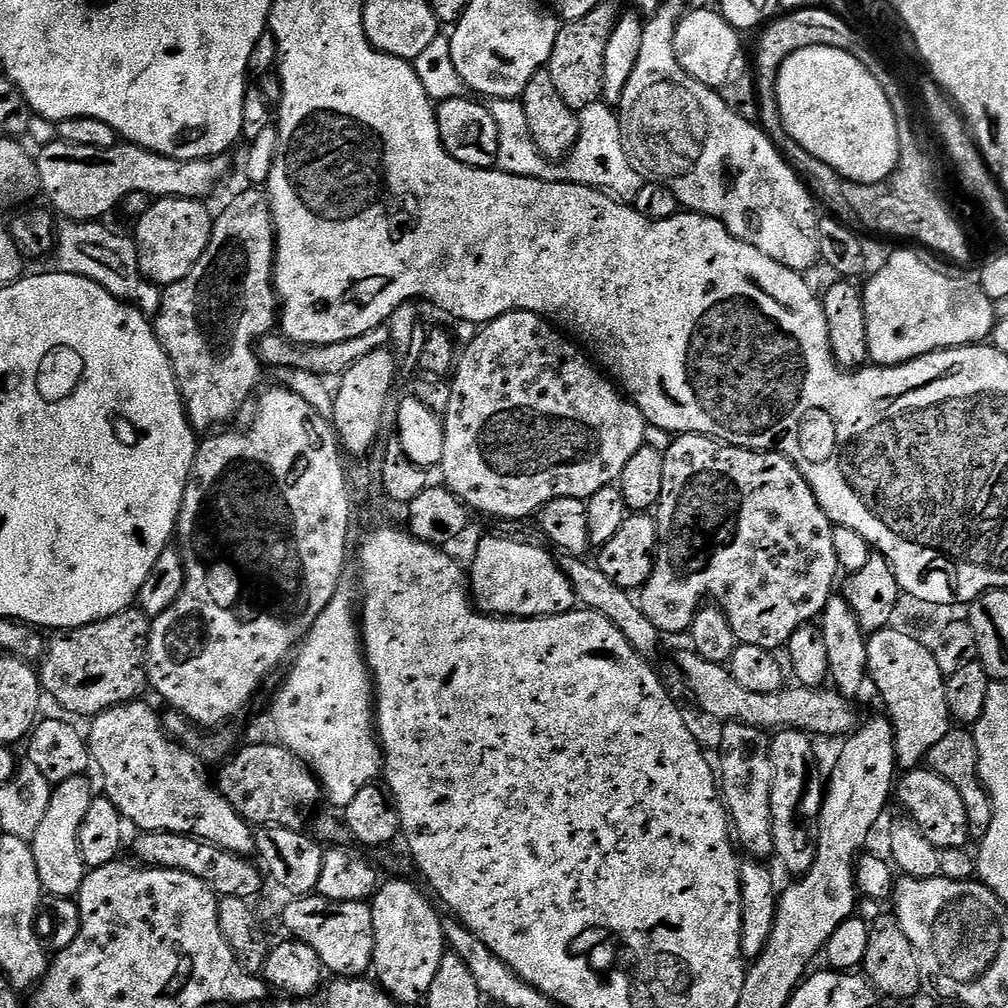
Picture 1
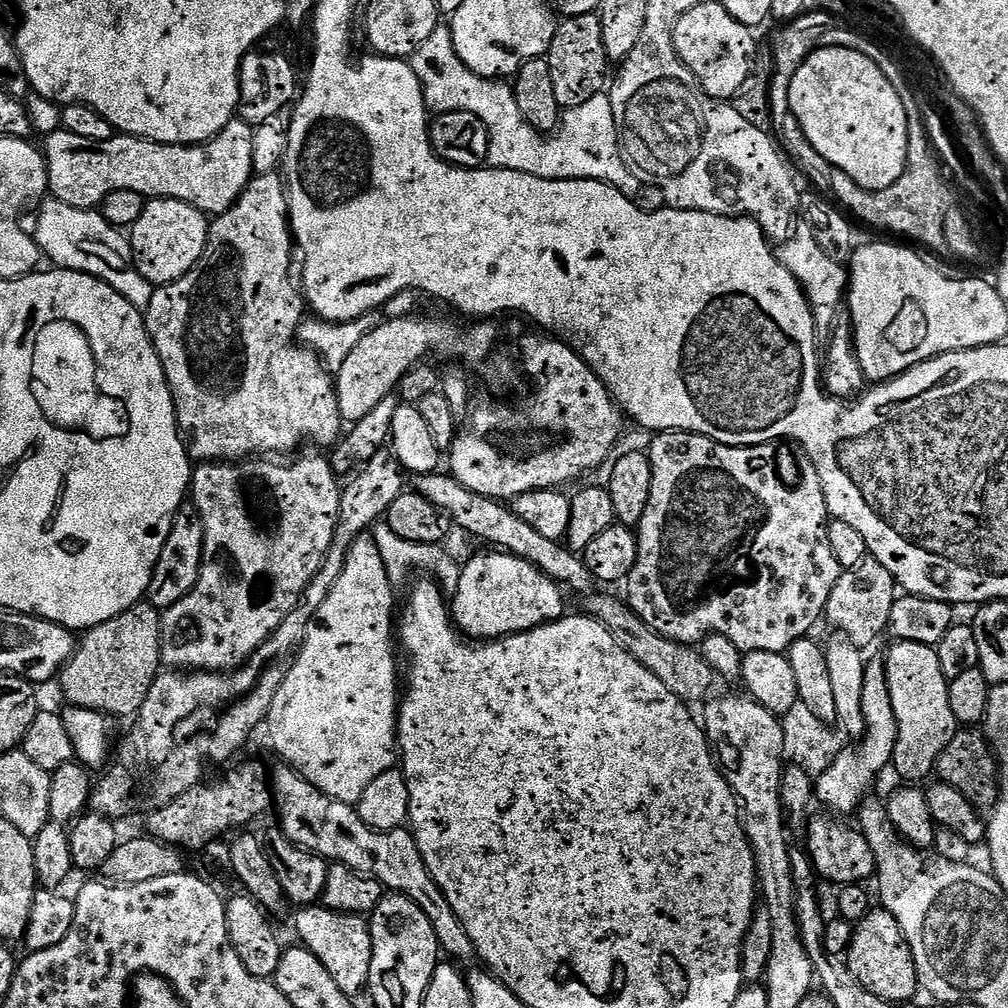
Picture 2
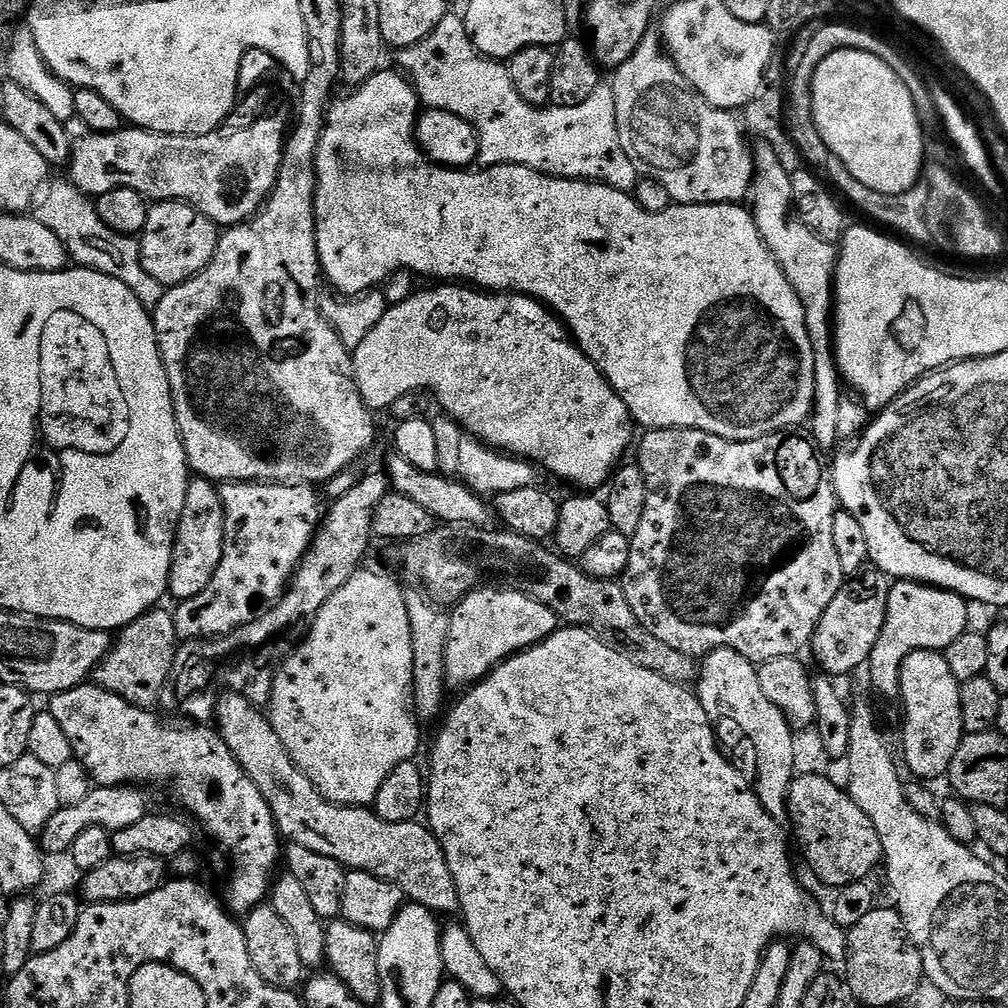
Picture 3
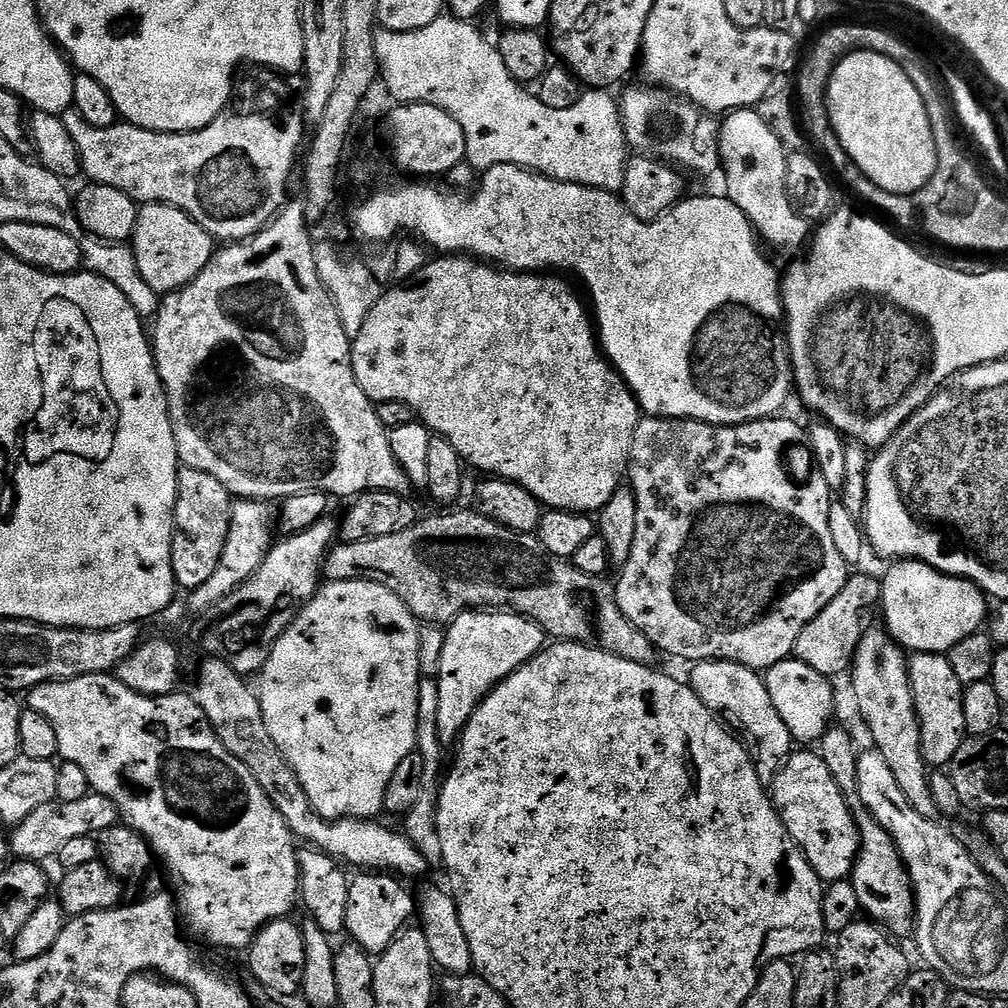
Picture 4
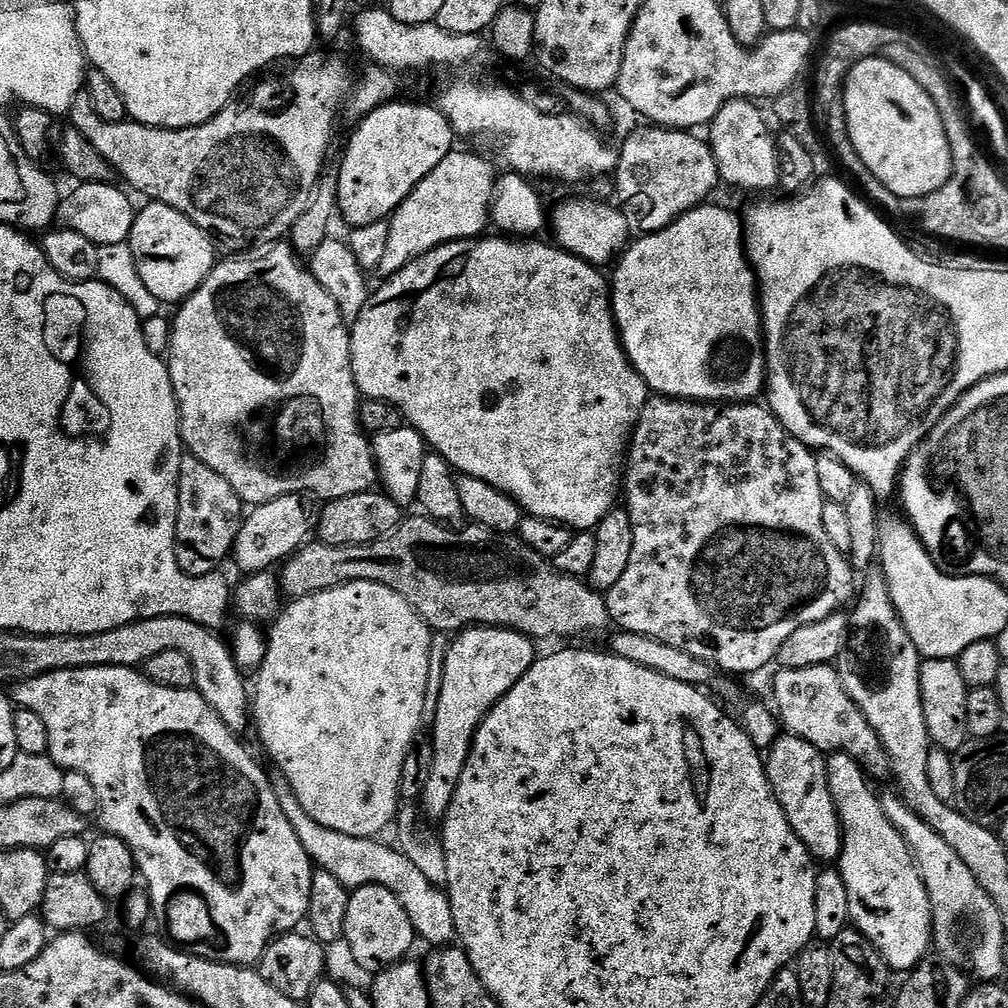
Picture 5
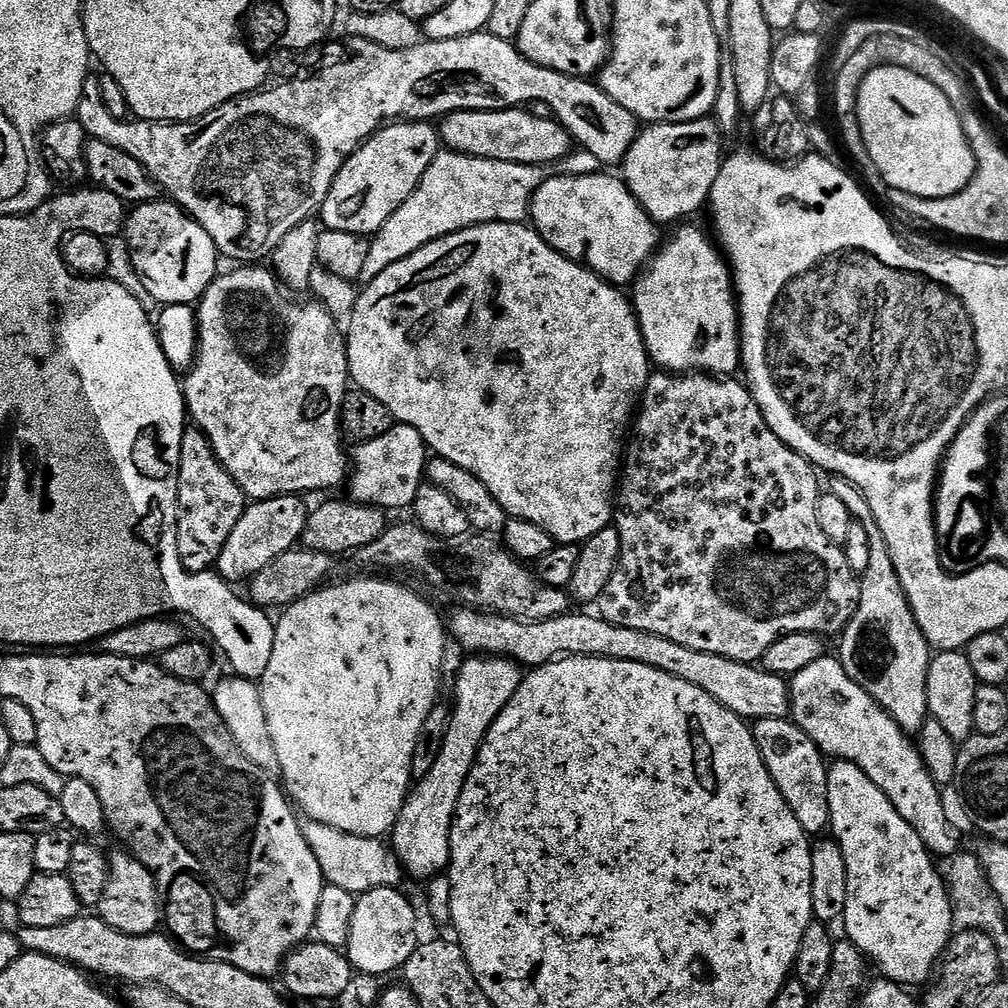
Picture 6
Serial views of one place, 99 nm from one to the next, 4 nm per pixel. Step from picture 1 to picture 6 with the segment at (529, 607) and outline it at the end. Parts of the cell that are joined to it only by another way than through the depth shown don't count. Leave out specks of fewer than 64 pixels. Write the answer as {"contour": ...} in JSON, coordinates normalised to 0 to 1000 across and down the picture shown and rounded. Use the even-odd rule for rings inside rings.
{"contour":[[[475,649],[464,653],[452,671],[452,695],[447,695],[446,709],[442,732],[438,736],[438,744],[435,748],[435,756],[431,756],[431,764],[423,768],[423,772],[413,774],[401,795],[395,815],[387,826],[387,841],[397,853],[402,866],[406,870],[414,869],[418,875],[424,875],[431,869],[441,864],[440,860],[447,858],[450,847],[446,843],[446,827],[452,812],[454,792],[460,788],[460,777],[466,773],[468,762],[474,757],[478,736],[484,733],[486,720],[500,708],[500,703],[507,699],[510,688],[515,687],[516,680],[521,678],[522,671],[517,660],[511,655],[495,651],[477,651]]]}

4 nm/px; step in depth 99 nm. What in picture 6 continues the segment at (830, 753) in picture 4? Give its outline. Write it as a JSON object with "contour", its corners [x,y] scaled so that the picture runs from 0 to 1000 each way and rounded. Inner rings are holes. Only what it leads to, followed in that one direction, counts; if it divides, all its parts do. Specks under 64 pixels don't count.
{"contour":[[[829,754],[822,761],[821,795],[823,796],[823,812],[825,813],[823,825],[835,843],[835,851],[839,851],[841,878],[839,879],[839,903],[835,910],[836,928],[844,933],[847,938],[851,938],[853,945],[864,953],[868,963],[869,960],[873,963],[872,967],[876,971],[903,980],[907,980],[909,976],[918,977],[926,971],[927,965],[934,955],[934,949],[946,928],[944,891],[941,889],[941,882],[934,862],[929,862],[928,855],[930,856],[930,854],[927,852],[926,846],[922,845],[913,828],[907,823],[907,819],[903,819],[903,815],[899,815],[899,812],[895,812],[895,808],[891,808],[891,804],[887,804],[887,796],[883,796],[883,792],[879,792],[879,788],[875,788],[875,784],[871,784],[871,780],[867,780],[867,776],[863,776],[863,772],[859,772],[859,768],[855,768],[855,764],[851,764],[851,760],[847,760],[842,754]]]}

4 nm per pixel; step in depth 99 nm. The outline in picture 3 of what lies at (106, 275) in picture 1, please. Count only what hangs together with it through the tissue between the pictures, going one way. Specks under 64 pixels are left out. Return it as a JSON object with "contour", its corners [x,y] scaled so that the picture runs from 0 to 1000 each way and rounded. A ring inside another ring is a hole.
{"contour":[[[48,177],[38,185],[34,213],[42,224],[46,224],[54,230],[67,248],[67,253],[72,259],[75,258],[80,267],[100,270],[109,276],[117,276],[138,298],[145,304],[153,304],[161,300],[165,286],[149,276],[149,272],[143,270],[139,259],[139,243],[134,237],[122,234],[111,226],[103,223],[104,215],[98,205],[83,191],[77,189],[67,177],[54,179]]]}

